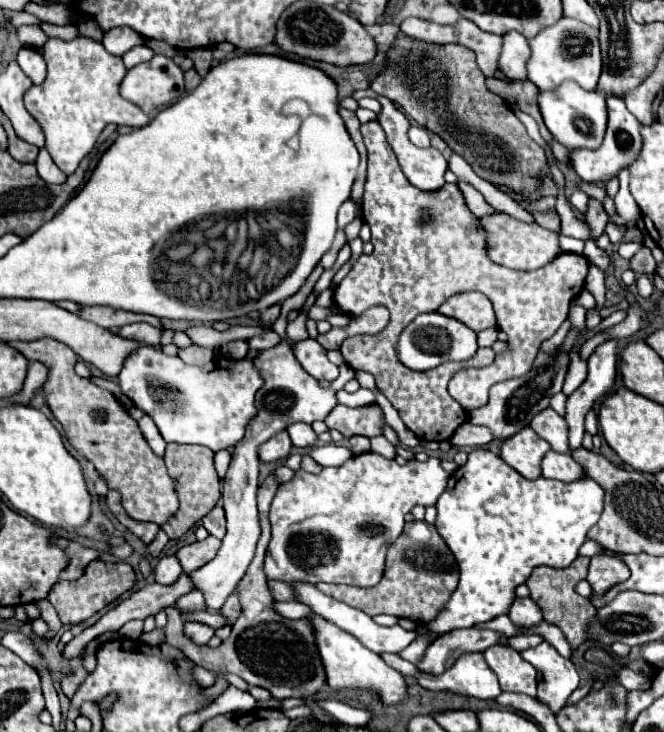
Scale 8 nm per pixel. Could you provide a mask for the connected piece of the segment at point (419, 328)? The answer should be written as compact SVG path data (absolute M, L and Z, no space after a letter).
M426 313L418 315L398 337L396 353L398 361L412 371L428 371L444 361L466 361L476 353L476 333L466 329L460 321L452 321L440 313Z

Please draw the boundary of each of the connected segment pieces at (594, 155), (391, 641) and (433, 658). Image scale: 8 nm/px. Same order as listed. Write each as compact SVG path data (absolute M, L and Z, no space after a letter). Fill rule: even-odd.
M606 95L606 107L608 107L608 127L604 141L598 149L572 149L570 151L570 165L576 171L576 175L584 181L594 181L602 183L618 175L622 167L630 167L630 161L638 155L638 149L642 147L642 137L640 137L640 121L626 109L622 97L618 95Z
M290 583L290 587L292 587L294 599L296 599L298 603L308 605L316 615L320 615L320 617L324 617L326 621L332 621L332 623L338 625L340 629L348 631L348 633L354 635L362 645L366 645L368 649L372 649L372 651L378 653L378 655L382 655L382 653L398 653L398 651L402 651L404 647L408 647L408 645L418 637L418 631L416 631L416 629L414 629L414 631L406 631L406 629L402 629L400 625L380 627L380 625L376 625L366 613L362 613L362 611L358 611L358 609L354 609L354 607L348 607L348 605L344 605L344 603L332 599L332 597L326 597L322 591L318 591L318 589L316 589L314 585L310 585L310 583Z
M479 628L457 629L454 633L446 633L438 641L430 643L424 651L424 657L416 663L416 667L424 673L440 675L464 653L482 653L488 647L498 643L500 633Z

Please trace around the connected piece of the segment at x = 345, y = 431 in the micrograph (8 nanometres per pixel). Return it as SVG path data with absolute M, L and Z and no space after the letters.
M336 405L324 423L328 425L328 429L340 431L344 437L354 437L354 435L376 437L382 433L384 415L378 405L368 405L360 409Z

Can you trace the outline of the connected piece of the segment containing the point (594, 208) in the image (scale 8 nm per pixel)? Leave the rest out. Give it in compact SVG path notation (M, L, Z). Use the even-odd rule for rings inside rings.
M592 199L588 201L588 211L584 213L584 221L591 229L592 238L599 238L603 233L607 223L608 223L608 213L606 213L602 203Z

